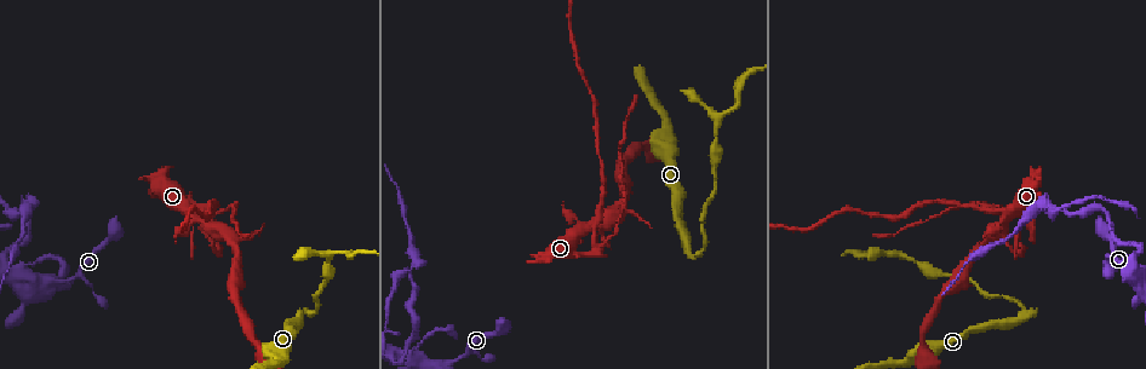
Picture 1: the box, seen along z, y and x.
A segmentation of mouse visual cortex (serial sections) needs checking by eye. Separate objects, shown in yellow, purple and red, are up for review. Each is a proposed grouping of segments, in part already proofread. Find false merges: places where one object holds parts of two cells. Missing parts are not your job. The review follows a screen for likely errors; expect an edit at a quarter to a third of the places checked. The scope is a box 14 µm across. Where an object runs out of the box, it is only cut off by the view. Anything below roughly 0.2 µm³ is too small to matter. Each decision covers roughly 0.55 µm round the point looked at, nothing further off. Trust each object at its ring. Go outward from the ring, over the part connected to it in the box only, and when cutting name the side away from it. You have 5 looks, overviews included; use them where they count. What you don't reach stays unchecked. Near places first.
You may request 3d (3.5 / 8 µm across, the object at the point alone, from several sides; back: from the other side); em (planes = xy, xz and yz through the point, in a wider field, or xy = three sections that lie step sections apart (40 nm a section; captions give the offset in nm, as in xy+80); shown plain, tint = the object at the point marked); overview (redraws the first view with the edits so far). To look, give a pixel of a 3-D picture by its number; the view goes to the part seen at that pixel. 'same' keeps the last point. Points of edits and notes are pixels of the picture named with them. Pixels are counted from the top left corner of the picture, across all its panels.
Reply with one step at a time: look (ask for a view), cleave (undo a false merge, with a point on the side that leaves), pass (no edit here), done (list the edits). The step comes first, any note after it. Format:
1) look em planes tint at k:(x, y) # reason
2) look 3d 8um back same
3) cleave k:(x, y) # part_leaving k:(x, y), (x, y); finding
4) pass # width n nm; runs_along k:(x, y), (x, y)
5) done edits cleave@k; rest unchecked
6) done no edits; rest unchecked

look 3d 3.5um at 1:(583, 231) # three-way junction

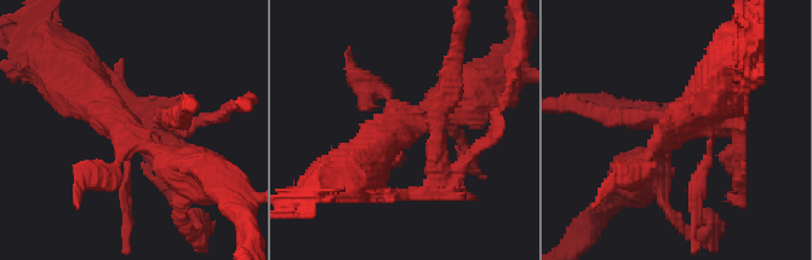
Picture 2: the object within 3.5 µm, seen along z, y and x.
look em xy step 2 tint at 2:(407, 128)

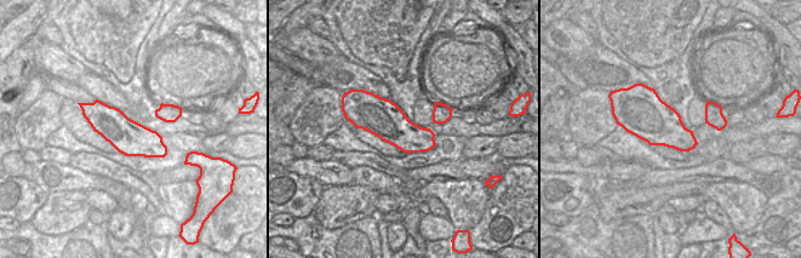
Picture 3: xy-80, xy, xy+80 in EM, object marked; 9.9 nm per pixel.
pass # runs_along 3:(87, 107), (127, 137), (164, 152); continuous, no second cell

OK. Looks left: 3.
look 3d 3.5um at 1:(402, 358) # abrupt turn

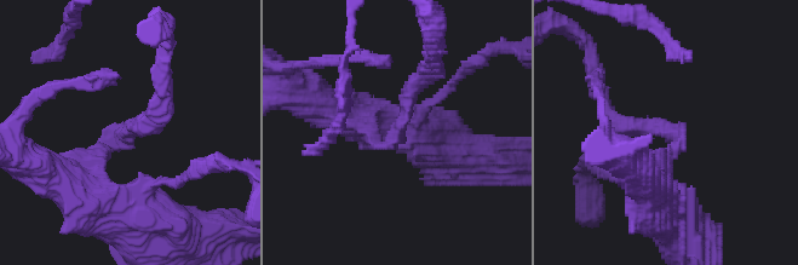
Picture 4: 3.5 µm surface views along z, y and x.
look em xy step 5 tint at 4:(397, 135)

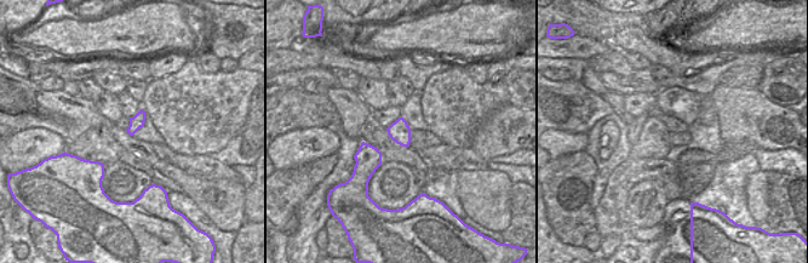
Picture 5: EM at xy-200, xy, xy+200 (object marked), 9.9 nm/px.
look em planes tint same

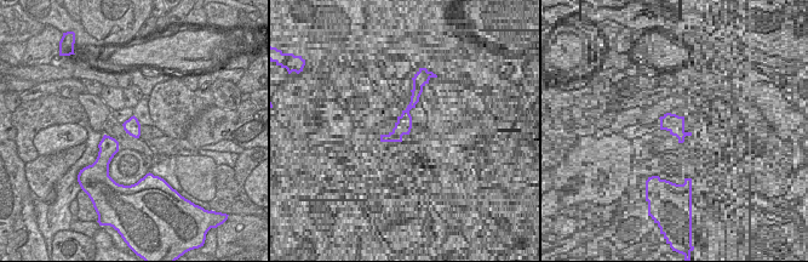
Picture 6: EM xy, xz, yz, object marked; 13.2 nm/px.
pass # arm_widths 250, 400 nm; all the same cell

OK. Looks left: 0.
done no edits; rest unchecked

